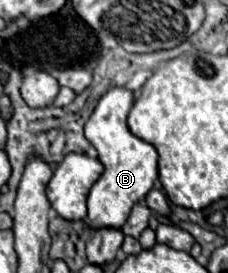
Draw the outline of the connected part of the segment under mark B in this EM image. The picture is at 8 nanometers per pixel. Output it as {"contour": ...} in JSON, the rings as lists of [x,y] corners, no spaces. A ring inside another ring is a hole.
{"contour":[[[111,88],[103,94],[91,118],[85,124],[85,138],[97,148],[97,158],[105,166],[103,176],[93,184],[89,200],[87,200],[87,222],[91,230],[113,228],[121,230],[127,222],[129,212],[135,204],[139,204],[147,192],[153,188],[157,180],[157,150],[131,134],[127,126],[127,114],[133,106],[133,92],[125,88]]]}

